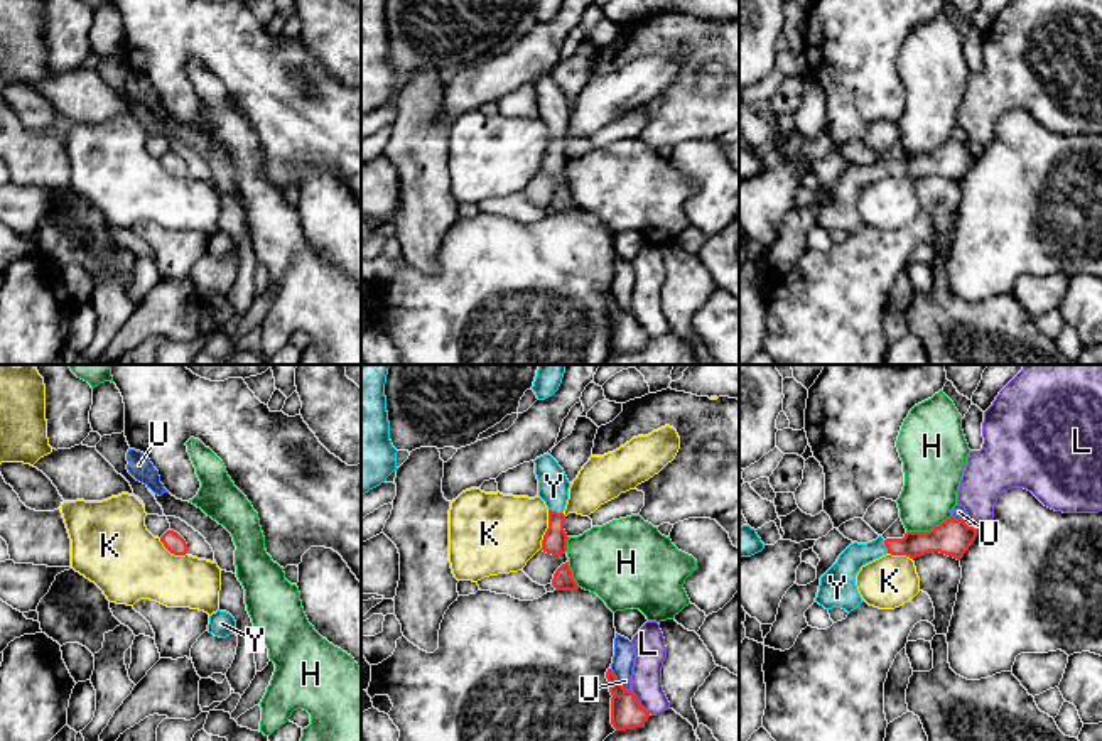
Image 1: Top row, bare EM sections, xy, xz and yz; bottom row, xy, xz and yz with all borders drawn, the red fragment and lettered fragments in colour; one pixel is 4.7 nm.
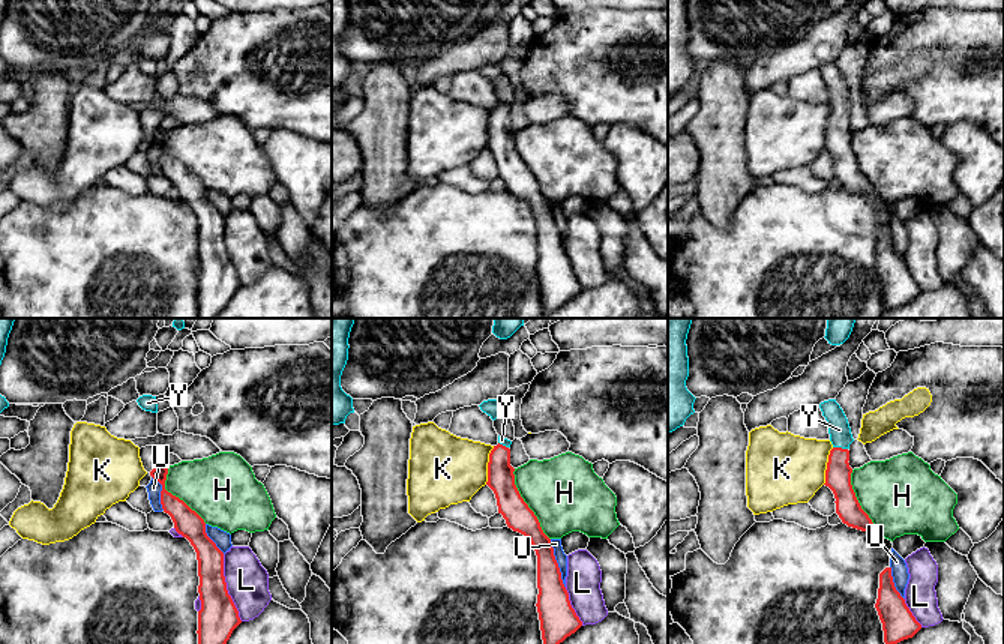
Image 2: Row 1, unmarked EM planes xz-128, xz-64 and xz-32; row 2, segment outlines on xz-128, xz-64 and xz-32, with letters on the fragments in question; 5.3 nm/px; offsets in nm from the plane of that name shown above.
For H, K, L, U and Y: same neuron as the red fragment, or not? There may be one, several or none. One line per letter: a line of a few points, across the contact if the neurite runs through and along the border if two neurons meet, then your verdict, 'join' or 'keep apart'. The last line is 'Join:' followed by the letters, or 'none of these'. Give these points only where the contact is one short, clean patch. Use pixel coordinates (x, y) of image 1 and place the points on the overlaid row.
H: line yz (950, 515), (929, 530), (907, 532); keep apart
K: line xz (549, 510), (549, 527), (539, 549); keep apart
L: keep apart
U: keep apart
Y: line xz (554, 542), (556, 512), (554, 486); join
Join: Y

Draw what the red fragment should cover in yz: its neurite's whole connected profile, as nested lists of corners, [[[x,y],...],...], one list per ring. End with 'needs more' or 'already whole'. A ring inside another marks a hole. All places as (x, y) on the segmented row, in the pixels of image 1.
[[[953,517],[942,522],[930,532],[906,532],[903,538],[883,538],[881,535],[867,544],[851,544],[837,562],[820,577],[815,603],[825,609],[842,608],[854,611],[862,598],[856,586],[856,576],[862,565],[886,555],[921,557],[940,552],[960,560],[977,537],[977,527],[969,527]]] | needs more

